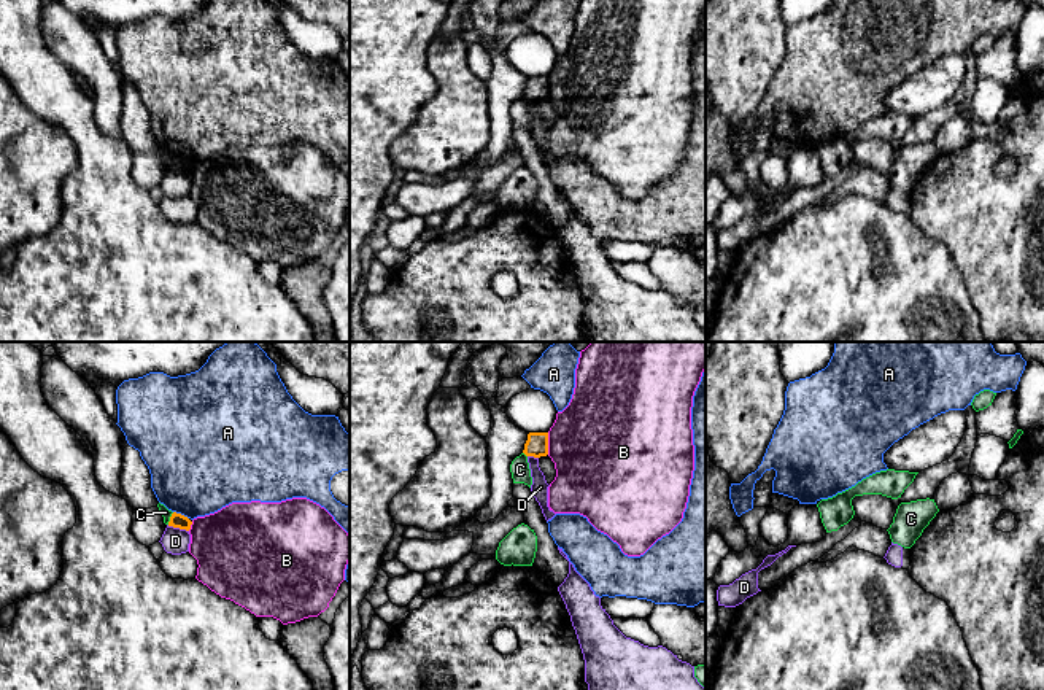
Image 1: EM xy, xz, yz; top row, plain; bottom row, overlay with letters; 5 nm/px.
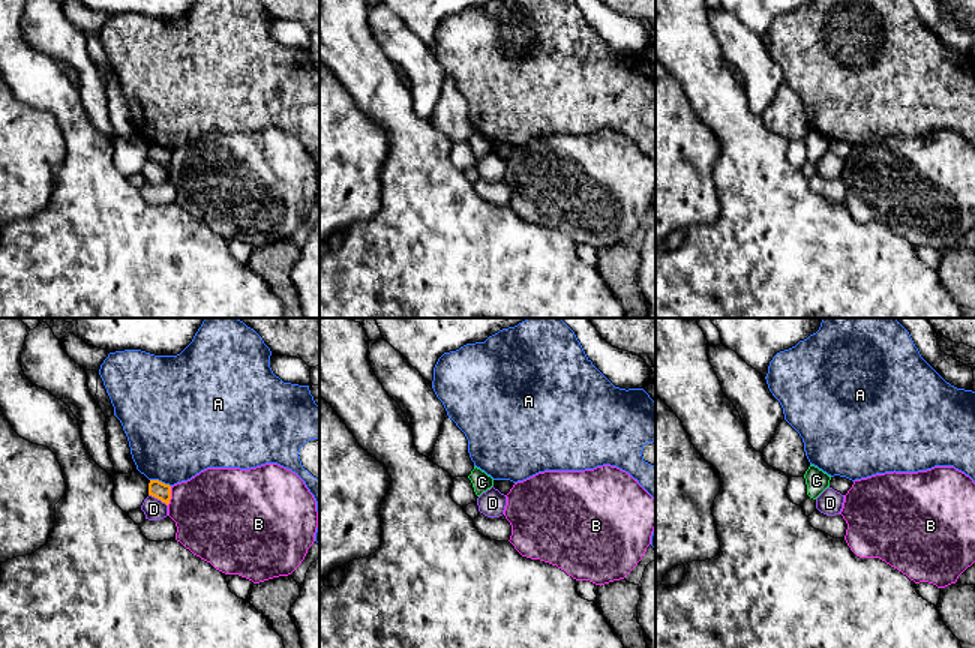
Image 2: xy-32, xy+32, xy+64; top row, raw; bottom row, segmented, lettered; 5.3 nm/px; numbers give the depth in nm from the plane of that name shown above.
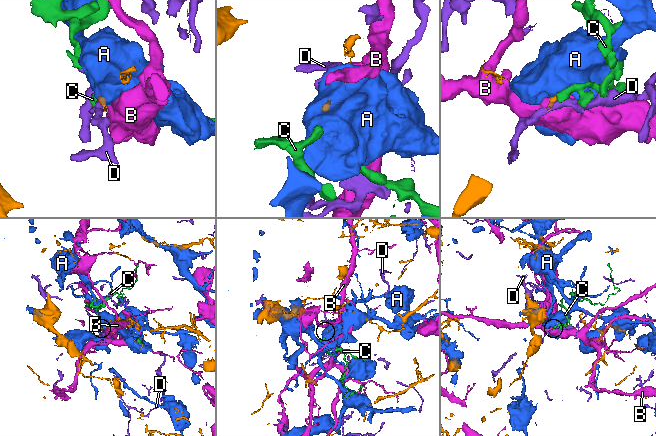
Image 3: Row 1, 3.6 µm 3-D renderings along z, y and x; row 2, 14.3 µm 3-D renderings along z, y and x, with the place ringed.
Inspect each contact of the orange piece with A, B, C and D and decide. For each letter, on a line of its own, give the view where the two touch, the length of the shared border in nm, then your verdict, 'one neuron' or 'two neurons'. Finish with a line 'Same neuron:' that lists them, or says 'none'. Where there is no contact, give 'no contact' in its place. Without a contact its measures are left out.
A: contact in xy; length 90 nm; two neurons
B: contact in xz; length 110 nm; two neurons
C: contact in xy; length 70 nm; two neurons
D: contact in xy; length 120 nm; two neurons
Same neuron: none

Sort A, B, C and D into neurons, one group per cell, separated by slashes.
A / B / C / D

